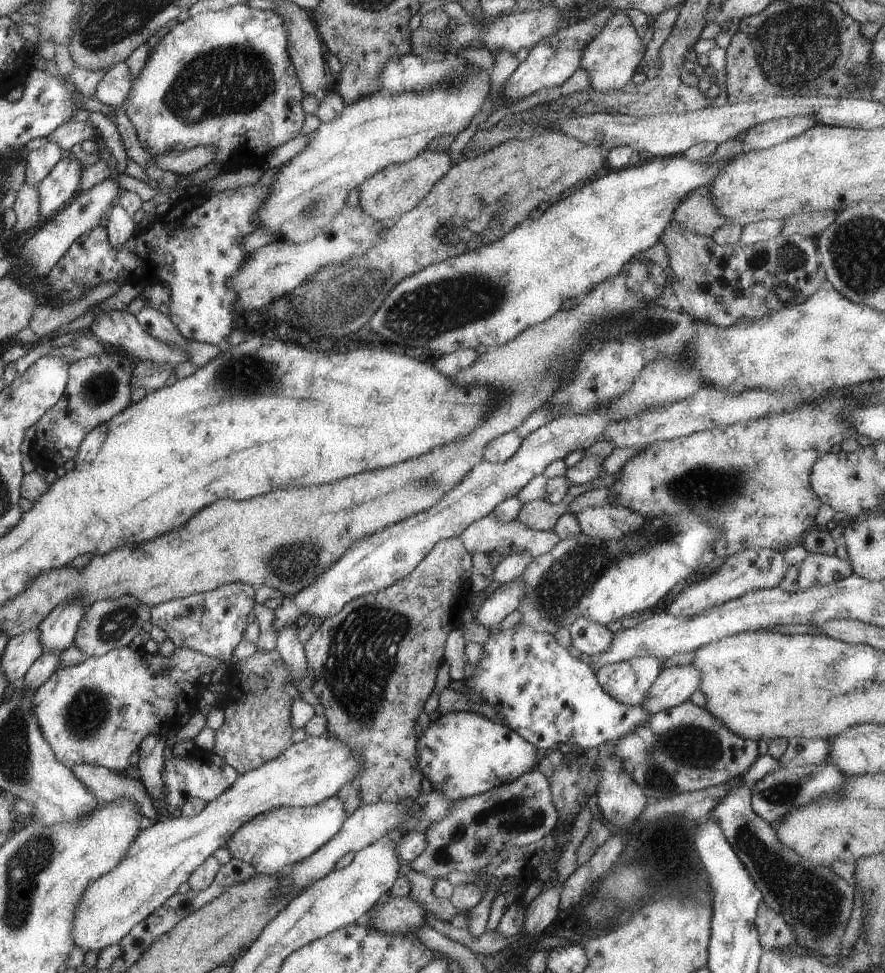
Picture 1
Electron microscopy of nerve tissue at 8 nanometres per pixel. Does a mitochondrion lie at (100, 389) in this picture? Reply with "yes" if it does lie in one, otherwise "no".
yes

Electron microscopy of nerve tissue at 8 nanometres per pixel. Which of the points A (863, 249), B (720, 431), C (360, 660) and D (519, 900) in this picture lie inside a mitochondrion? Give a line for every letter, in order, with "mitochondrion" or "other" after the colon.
A: mitochondrion
B: other
C: mitochondrion
D: other

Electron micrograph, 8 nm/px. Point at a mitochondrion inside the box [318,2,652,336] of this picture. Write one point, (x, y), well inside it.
(453, 234)

